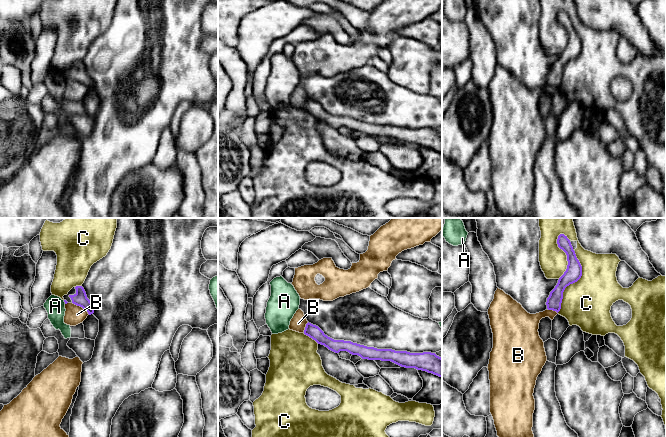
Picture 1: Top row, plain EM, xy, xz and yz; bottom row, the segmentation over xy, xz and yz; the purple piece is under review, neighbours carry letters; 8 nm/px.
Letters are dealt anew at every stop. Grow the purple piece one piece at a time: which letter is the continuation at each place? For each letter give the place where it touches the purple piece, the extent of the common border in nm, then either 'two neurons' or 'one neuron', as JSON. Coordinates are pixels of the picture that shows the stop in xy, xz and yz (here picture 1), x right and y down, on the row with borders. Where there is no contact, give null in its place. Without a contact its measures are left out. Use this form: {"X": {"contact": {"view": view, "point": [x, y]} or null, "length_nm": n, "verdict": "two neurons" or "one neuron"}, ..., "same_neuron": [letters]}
{"A": {"contact": {"view": "xy", "point": [64, 301]}, "length_nm": 40, "verdict": "two neurons"}, "B": {"contact": {"view": "xy", "point": [81, 306]}, "length_nm": 170, "verdict": "two neurons"}, "C": {"contact": {"view": "yz", "point": [573, 282]}, "length_nm": 500, "verdict": "two neurons"}, "same_neuron": []}

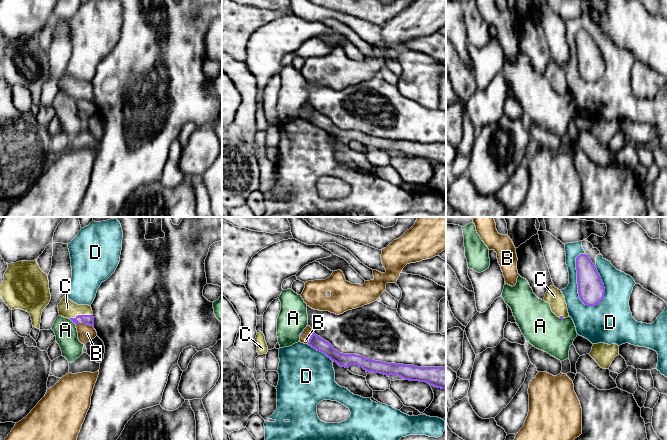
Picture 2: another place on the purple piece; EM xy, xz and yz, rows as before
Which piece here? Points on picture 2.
{"A": {"contact": {"view": "xy", "point": [73, 321]}, "length_nm": 80, "verdict": "two neurons"}, "B": {"contact": {"view": "xz", "point": [310, 338]}, "length_nm": 110, "verdict": "two neurons"}, "C": {"contact": {"view": "xy", "point": [80, 315]}, "length_nm": 190, "verdict": "one neuron"}, "D": {"contact": {"view": "yz", "point": [577, 283]}, "length_nm": 440, "verdict": "two neurons"}, "same_neuron": ["C"]}

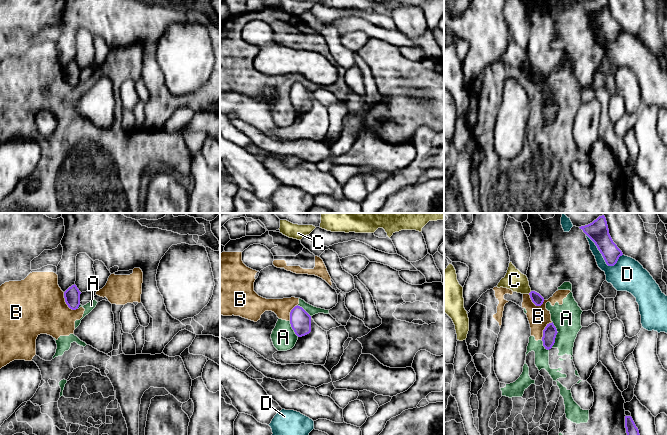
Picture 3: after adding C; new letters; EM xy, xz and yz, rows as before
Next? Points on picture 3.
{"A": {"contact": {"view": "yz", "point": [556, 334]}, "length_nm": 220, "verdict": "two neurons"}, "B": {"contact": {"view": "xy", "point": [66, 303]}, "length_nm": 180, "verdict": "two neurons"}, "C": {"contact": {"view": "yz", "point": [530, 292]}, "length_nm": 40, "verdict": "two neurons"}, "D": {"contact": {"view": "yz", "point": [600, 252]}, "length_nm": 340, "verdict": "two neurons"}, "same_neuron": []}

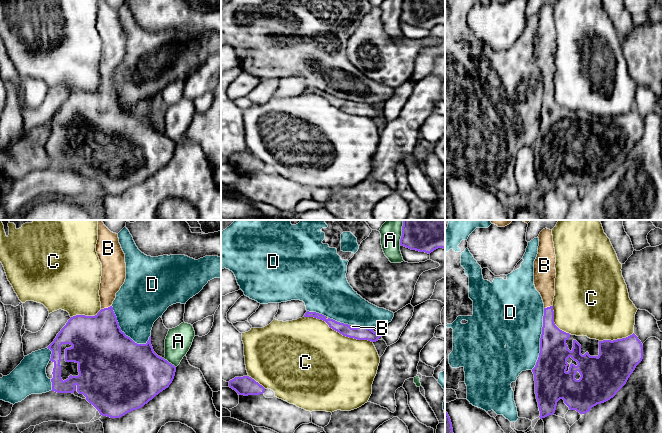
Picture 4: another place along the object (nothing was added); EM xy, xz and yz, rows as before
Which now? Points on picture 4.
{"A": {"contact": {"view": "xy", "point": [168, 362]}, "length_nm": 130, "verdict": "two neurons"}, "B": {"contact": {"view": "xy", "point": [106, 308]}, "length_nm": 90, "verdict": "one neuron"}, "C": {"contact": {"view": "xz", "point": [338, 331]}, "length_nm": 600, "verdict": "two neurons"}, "D": {"contact": {"view": "yz", "point": [540, 339]}, "length_nm": 500, "verdict": "two neurons"}, "same_neuron": ["B"]}

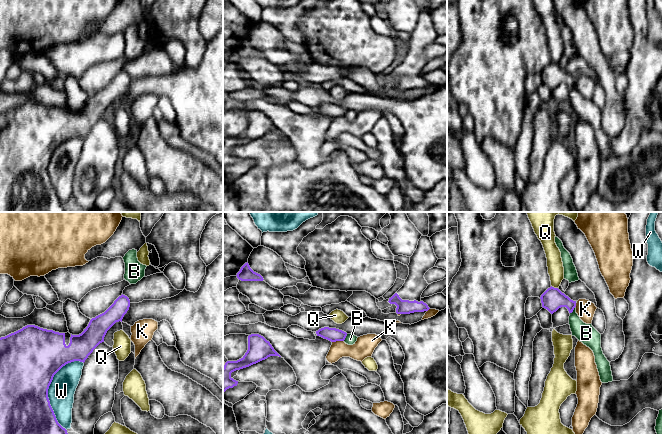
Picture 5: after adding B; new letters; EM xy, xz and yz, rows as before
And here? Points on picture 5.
{"B": {"contact": {"view": "yz", "point": [573, 309]}, "length_nm": 80, "verdict": "two neurons"}, "K": {"contact": {"view": "xz", "point": [337, 340]}, "length_nm": 100, "verdict": "two neurons"}, "Q": {"contact": {"view": "yz", "point": [553, 287]}, "length_nm": 60, "verdict": "two neurons"}, "W": {"contact": {"view": "xy", "point": [47, 390]}, "length_nm": 600, "verdict": "two neurons"}, "same_neuron": []}

